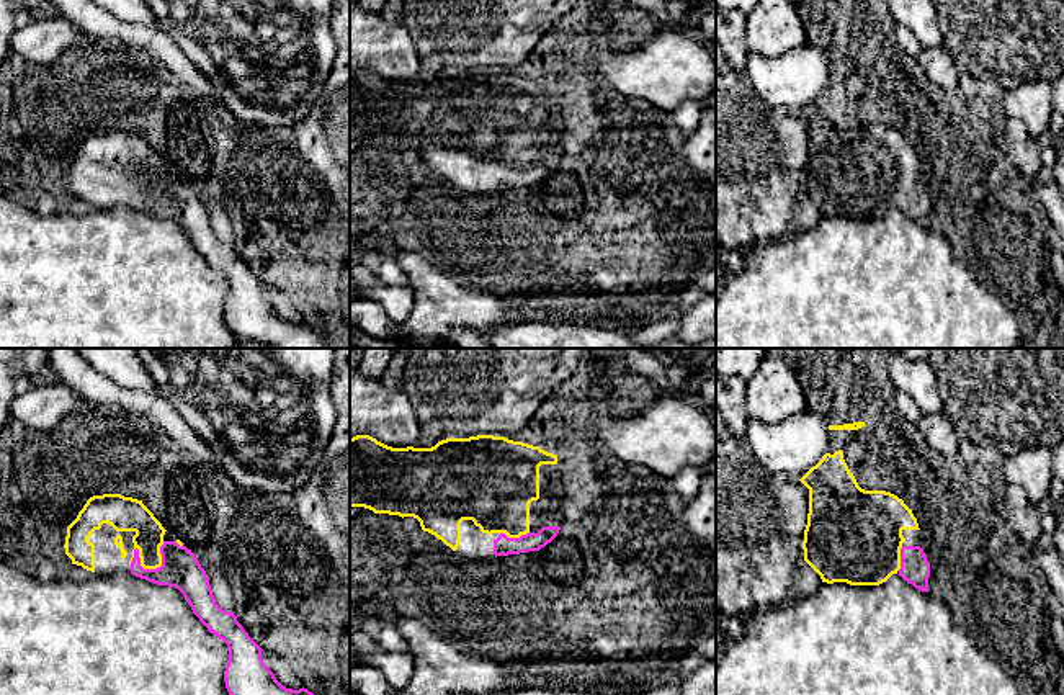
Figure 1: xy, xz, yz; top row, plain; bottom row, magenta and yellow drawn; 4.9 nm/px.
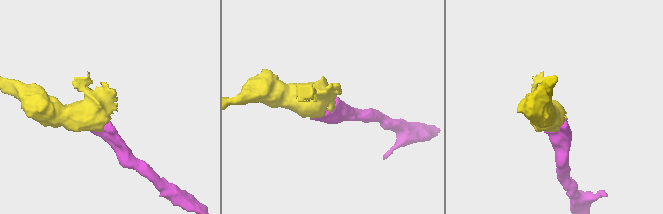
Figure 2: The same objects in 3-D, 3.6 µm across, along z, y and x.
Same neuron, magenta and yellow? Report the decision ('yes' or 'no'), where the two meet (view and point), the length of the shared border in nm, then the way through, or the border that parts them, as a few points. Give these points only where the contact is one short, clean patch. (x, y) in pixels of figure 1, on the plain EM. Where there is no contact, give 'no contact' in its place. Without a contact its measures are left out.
yes; meets magenta in xy at (146, 203); contact 200 nm long; runs through xy (180, 203), (146, 203), (149, 195), (149, 167)

